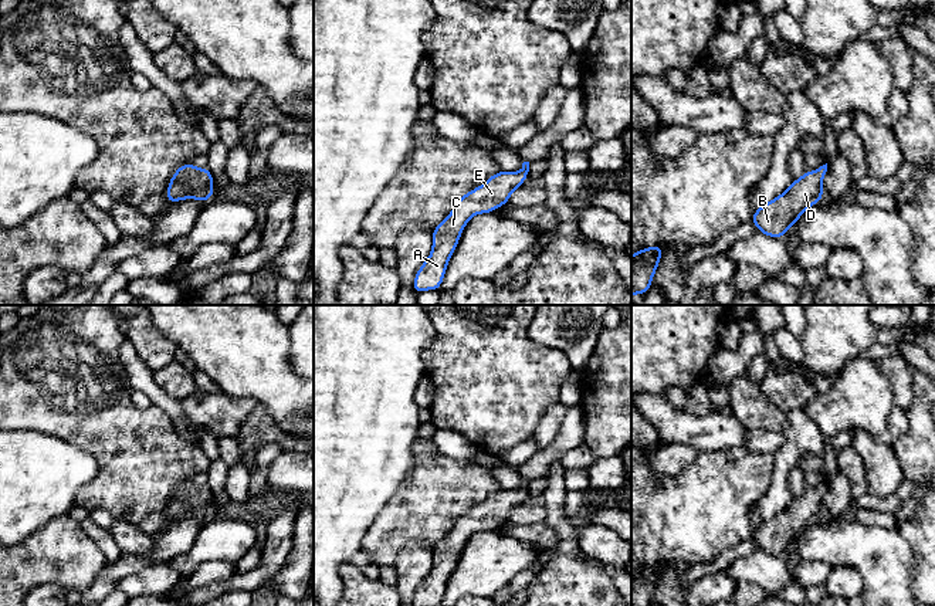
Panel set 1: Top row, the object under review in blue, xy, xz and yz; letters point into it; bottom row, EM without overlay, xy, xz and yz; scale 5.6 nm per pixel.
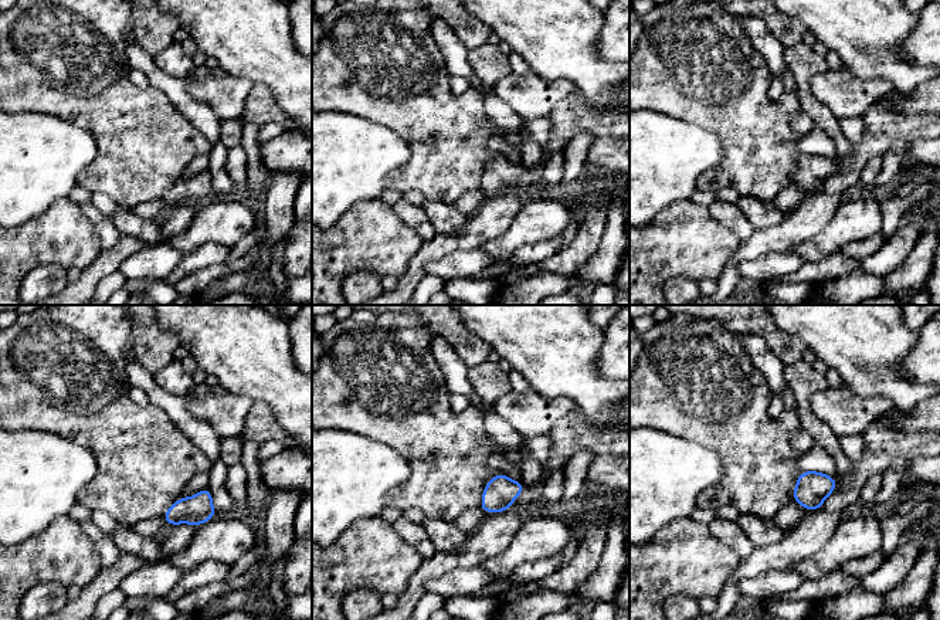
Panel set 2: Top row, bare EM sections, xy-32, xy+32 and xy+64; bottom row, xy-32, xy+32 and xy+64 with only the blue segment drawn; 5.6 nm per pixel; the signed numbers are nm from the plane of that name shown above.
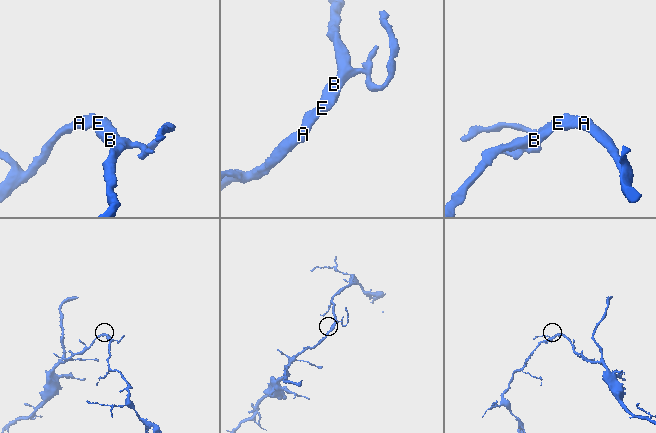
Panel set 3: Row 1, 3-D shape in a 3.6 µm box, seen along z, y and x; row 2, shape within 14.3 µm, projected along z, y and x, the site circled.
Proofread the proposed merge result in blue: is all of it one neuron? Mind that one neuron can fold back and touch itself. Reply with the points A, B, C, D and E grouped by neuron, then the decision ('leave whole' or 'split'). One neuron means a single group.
A B C D E; leave whole

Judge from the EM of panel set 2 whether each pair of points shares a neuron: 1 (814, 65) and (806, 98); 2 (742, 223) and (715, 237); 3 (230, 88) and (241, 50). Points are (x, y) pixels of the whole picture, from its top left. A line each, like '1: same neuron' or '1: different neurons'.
1: same neuron
2: different neurons
3: different neurons

